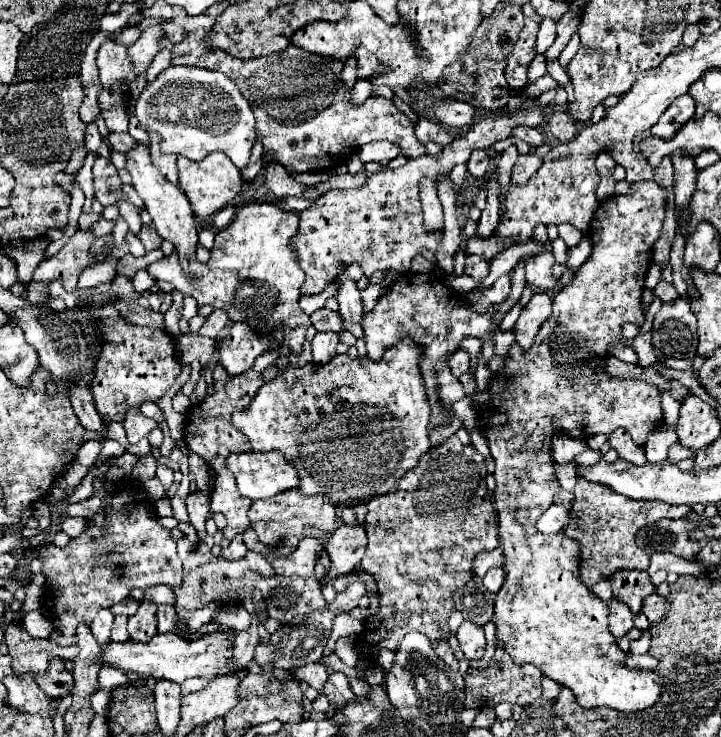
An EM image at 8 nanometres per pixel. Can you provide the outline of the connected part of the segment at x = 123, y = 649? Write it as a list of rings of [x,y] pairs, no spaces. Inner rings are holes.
[[[167,632],[167,634],[155,634],[149,642],[109,642],[101,646],[99,654],[99,664],[117,668],[121,672],[135,672],[141,680],[145,678],[157,678],[157,680],[171,680],[177,684],[183,684],[187,678],[193,676],[205,676],[207,680],[213,680],[217,674],[227,674],[229,668],[225,660],[231,656],[231,646],[225,642],[223,634],[205,634],[199,640],[185,642],[177,638],[177,634]]]

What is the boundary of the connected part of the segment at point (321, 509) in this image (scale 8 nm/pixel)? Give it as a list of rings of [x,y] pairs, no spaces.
[[[293,488],[287,492],[279,492],[273,498],[253,500],[249,508],[249,520],[259,536],[259,542],[263,542],[265,546],[295,548],[305,538],[307,526],[319,528],[323,532],[335,530],[335,506],[321,496],[303,496],[299,490]]]

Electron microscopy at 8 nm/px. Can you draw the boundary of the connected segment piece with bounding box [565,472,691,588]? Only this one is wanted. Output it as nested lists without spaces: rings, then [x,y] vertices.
[[[577,472],[575,500],[571,508],[571,520],[565,528],[565,534],[579,540],[581,544],[581,580],[591,588],[599,580],[607,580],[617,570],[641,570],[649,568],[649,556],[637,548],[633,536],[641,526],[653,524],[661,518],[683,518],[691,508],[689,506],[671,506],[659,500],[631,500],[623,494],[617,494],[605,484],[595,484],[585,480]]]

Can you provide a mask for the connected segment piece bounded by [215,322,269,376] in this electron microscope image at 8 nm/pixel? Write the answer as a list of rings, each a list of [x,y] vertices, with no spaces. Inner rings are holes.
[[[235,322],[231,326],[231,334],[223,340],[215,342],[215,350],[219,352],[219,364],[225,368],[229,376],[237,376],[253,366],[253,360],[267,352],[265,340],[257,340],[245,324]]]

